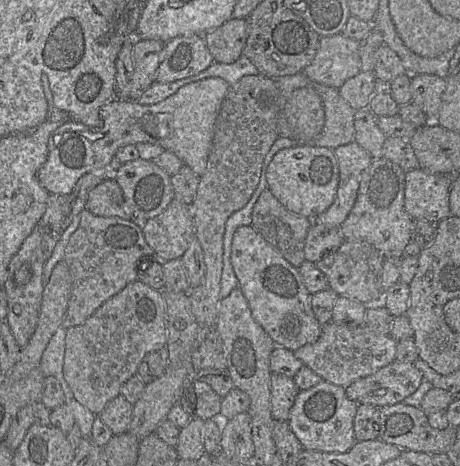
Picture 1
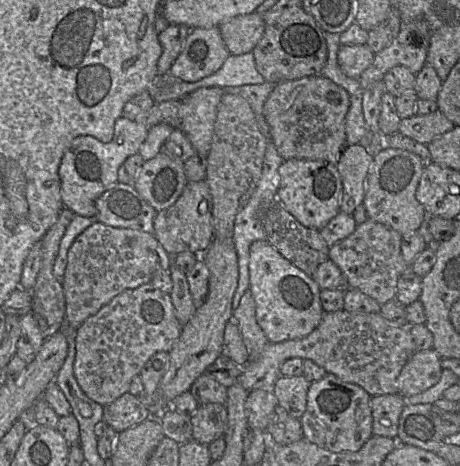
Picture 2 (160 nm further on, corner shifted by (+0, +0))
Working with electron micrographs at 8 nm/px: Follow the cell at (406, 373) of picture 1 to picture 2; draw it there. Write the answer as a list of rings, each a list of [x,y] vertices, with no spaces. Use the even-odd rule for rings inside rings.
[[[432,348],[417,349],[401,369],[396,382],[403,397],[421,393],[438,382],[442,358]]]

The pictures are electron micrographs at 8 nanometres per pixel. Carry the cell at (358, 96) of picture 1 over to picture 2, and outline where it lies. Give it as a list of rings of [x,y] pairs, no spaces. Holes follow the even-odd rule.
[[[401,23],[397,37],[375,54],[373,62],[358,77],[362,88],[383,80],[386,72],[396,65],[418,73],[426,65],[429,43],[430,34],[425,23]]]

